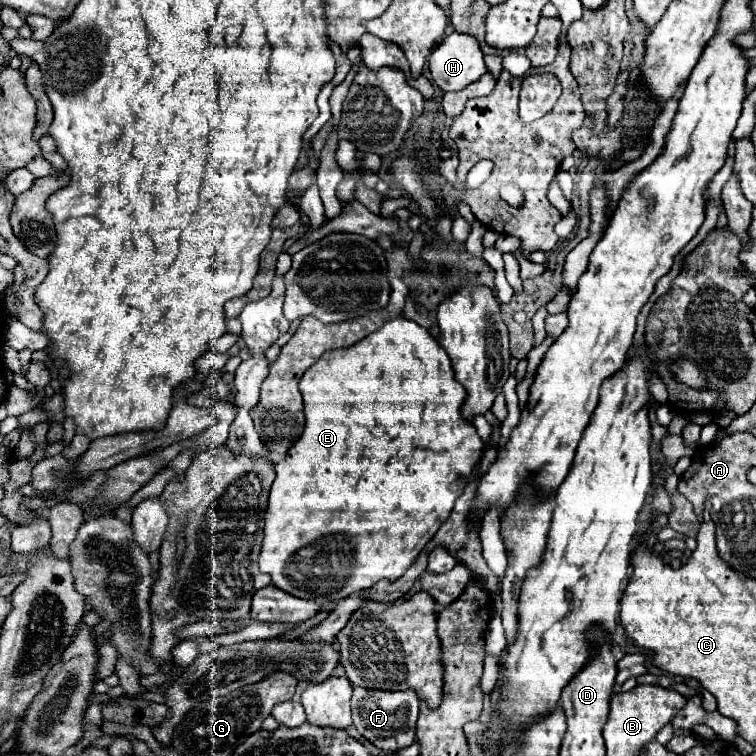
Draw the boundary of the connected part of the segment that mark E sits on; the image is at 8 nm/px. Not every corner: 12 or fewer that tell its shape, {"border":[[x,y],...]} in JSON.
{"border":[[398,315],[300,377],[258,565],[396,581],[484,441]]}

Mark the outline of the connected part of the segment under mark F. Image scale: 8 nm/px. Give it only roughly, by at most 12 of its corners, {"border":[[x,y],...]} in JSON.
{"border":[[354,687],[352,719],[378,749],[416,739],[418,693]]}

